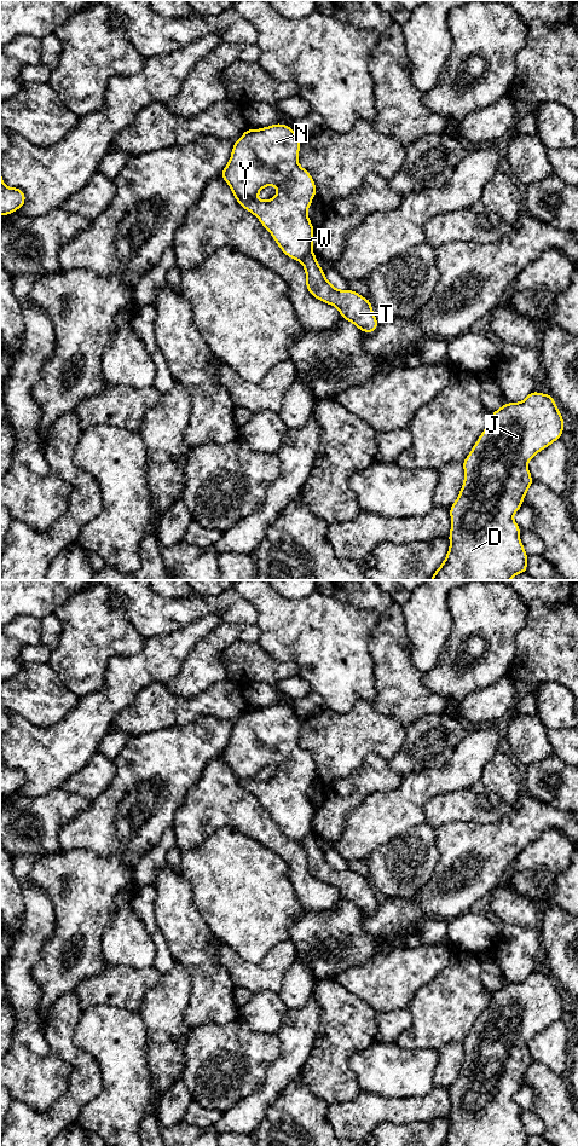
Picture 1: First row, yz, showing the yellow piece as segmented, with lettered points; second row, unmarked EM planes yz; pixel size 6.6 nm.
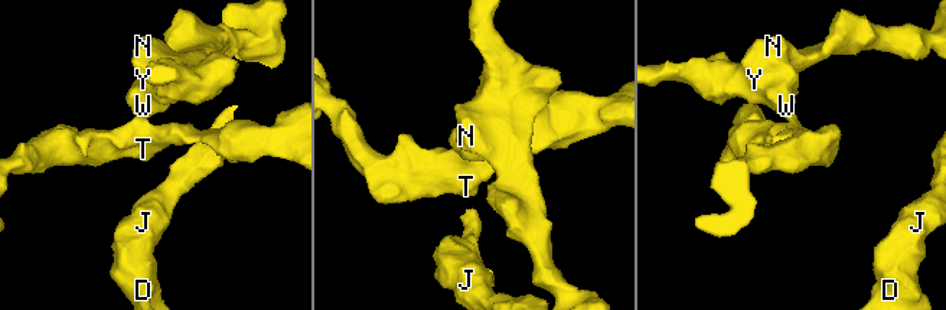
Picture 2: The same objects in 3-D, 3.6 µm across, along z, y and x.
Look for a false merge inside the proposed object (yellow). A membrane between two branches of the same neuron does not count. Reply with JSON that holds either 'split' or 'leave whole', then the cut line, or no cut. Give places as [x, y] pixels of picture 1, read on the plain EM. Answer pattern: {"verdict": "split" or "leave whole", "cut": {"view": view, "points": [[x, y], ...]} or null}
{"verdict": "split", "cut": {"view": "yz", "points": [[311, 832], [300, 841]]}}

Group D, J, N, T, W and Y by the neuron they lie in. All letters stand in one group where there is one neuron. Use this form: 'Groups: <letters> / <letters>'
Groups: D J N W Y / T

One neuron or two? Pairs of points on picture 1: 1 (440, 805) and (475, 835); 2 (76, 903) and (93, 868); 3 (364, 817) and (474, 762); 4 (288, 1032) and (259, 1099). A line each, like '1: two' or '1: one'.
1: two
2: one
3: one
4: one

